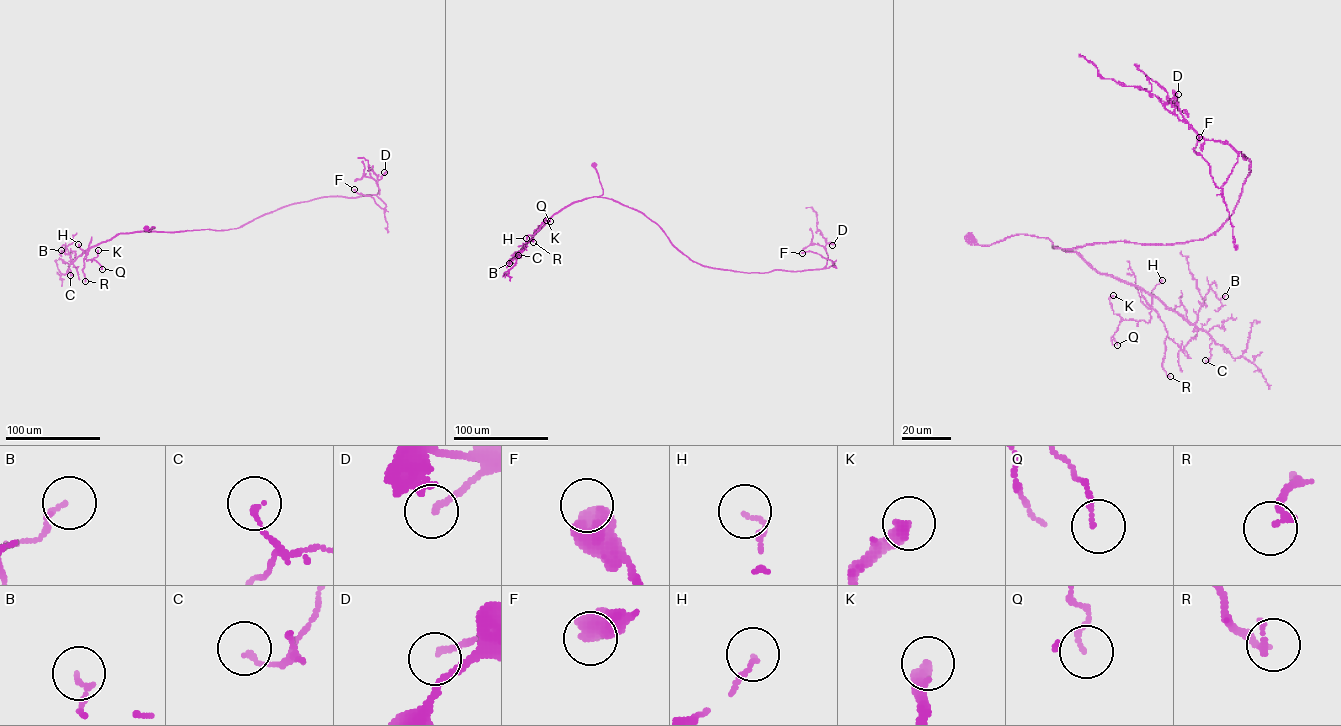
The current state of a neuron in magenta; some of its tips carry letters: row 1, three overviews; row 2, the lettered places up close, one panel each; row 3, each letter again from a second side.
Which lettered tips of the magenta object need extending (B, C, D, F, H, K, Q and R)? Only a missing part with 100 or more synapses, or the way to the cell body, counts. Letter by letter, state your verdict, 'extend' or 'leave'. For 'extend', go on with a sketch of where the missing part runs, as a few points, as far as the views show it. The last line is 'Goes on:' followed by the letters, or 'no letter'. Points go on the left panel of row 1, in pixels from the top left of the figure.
B: leave
C: leave
D: leave
F: leave
H: leave
K: leave
Q: leave
R: leave
Goes on: no letter

